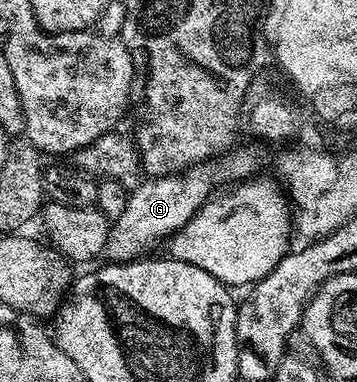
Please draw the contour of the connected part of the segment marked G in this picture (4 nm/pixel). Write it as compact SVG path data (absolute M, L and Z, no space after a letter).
M237 145L226 155L224 160L209 160L198 166L191 166L182 174L171 174L161 178L148 178L141 181L128 195L128 203L122 216L112 222L112 231L106 240L104 254L109 263L134 262L143 259L160 241L171 239L201 210L213 197L220 178L229 174L235 180L248 180L257 173L260 166L260 154L252 146Z

